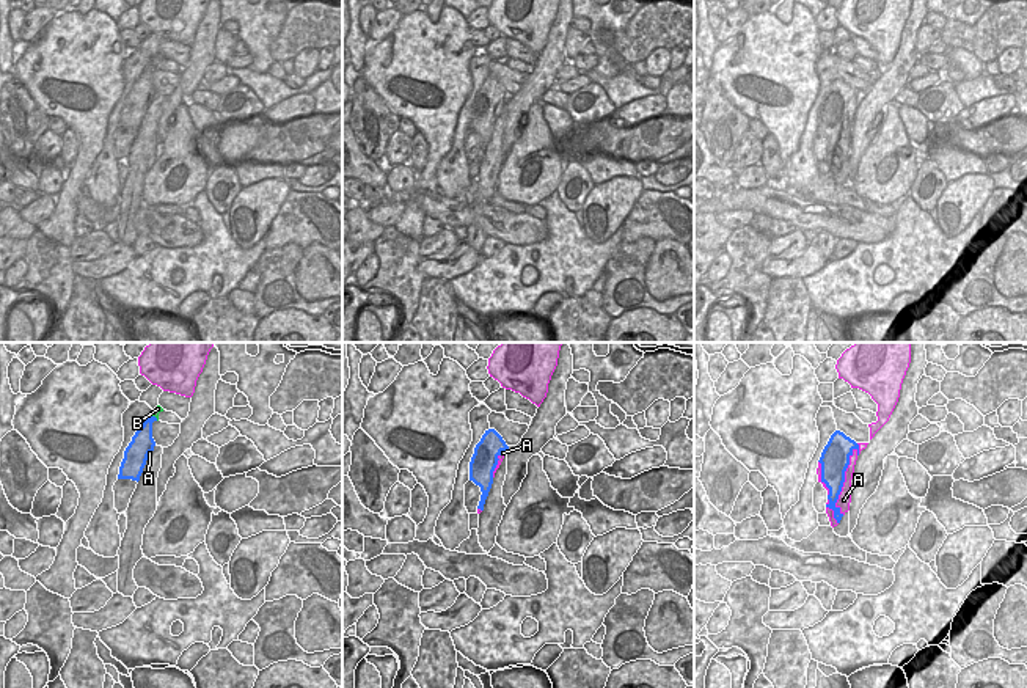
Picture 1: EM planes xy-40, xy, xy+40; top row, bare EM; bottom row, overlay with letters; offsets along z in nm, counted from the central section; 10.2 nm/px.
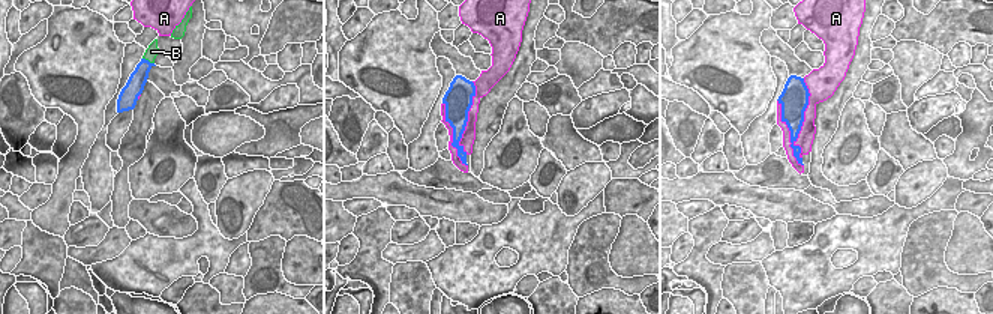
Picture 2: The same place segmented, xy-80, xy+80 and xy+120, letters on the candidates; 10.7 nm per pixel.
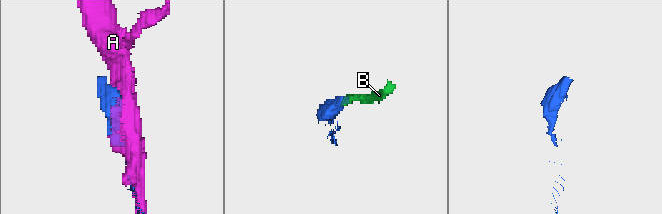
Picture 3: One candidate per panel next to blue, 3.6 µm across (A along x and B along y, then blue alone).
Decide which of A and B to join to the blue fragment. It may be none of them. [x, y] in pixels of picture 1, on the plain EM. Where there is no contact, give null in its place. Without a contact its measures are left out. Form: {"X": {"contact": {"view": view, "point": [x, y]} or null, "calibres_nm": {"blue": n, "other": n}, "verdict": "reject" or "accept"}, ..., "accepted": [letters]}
{"A": {"contact": {"view": "xy+40", "point": [844, 128]}, "calibres_nm": {"blue": 300, "other": 130}, "verdict": "reject"}, "B": {"contact": {"view": "xy-40", "point": [154, 65]}, "calibres_nm": {"blue": 190, "other": 70}, "verdict": "accept"}, "accepted": ["B"]}

